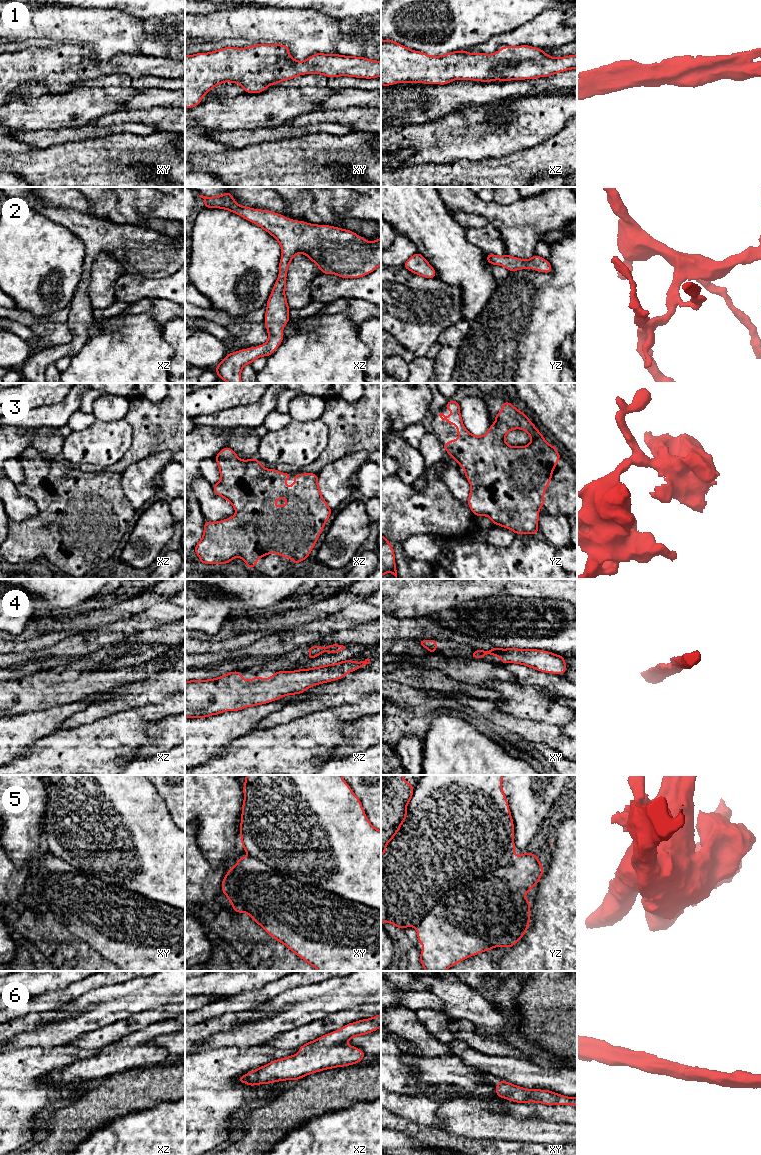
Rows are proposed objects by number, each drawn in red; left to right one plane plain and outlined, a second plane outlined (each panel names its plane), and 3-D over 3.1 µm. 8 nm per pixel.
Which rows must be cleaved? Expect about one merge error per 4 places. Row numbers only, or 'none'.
5

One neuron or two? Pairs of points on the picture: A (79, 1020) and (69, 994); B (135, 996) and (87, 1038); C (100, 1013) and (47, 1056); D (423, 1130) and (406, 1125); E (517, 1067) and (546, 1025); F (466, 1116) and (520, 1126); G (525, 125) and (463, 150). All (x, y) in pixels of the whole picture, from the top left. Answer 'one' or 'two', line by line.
A: two
B: two
C: two
D: one
E: two
F: one
G: one

